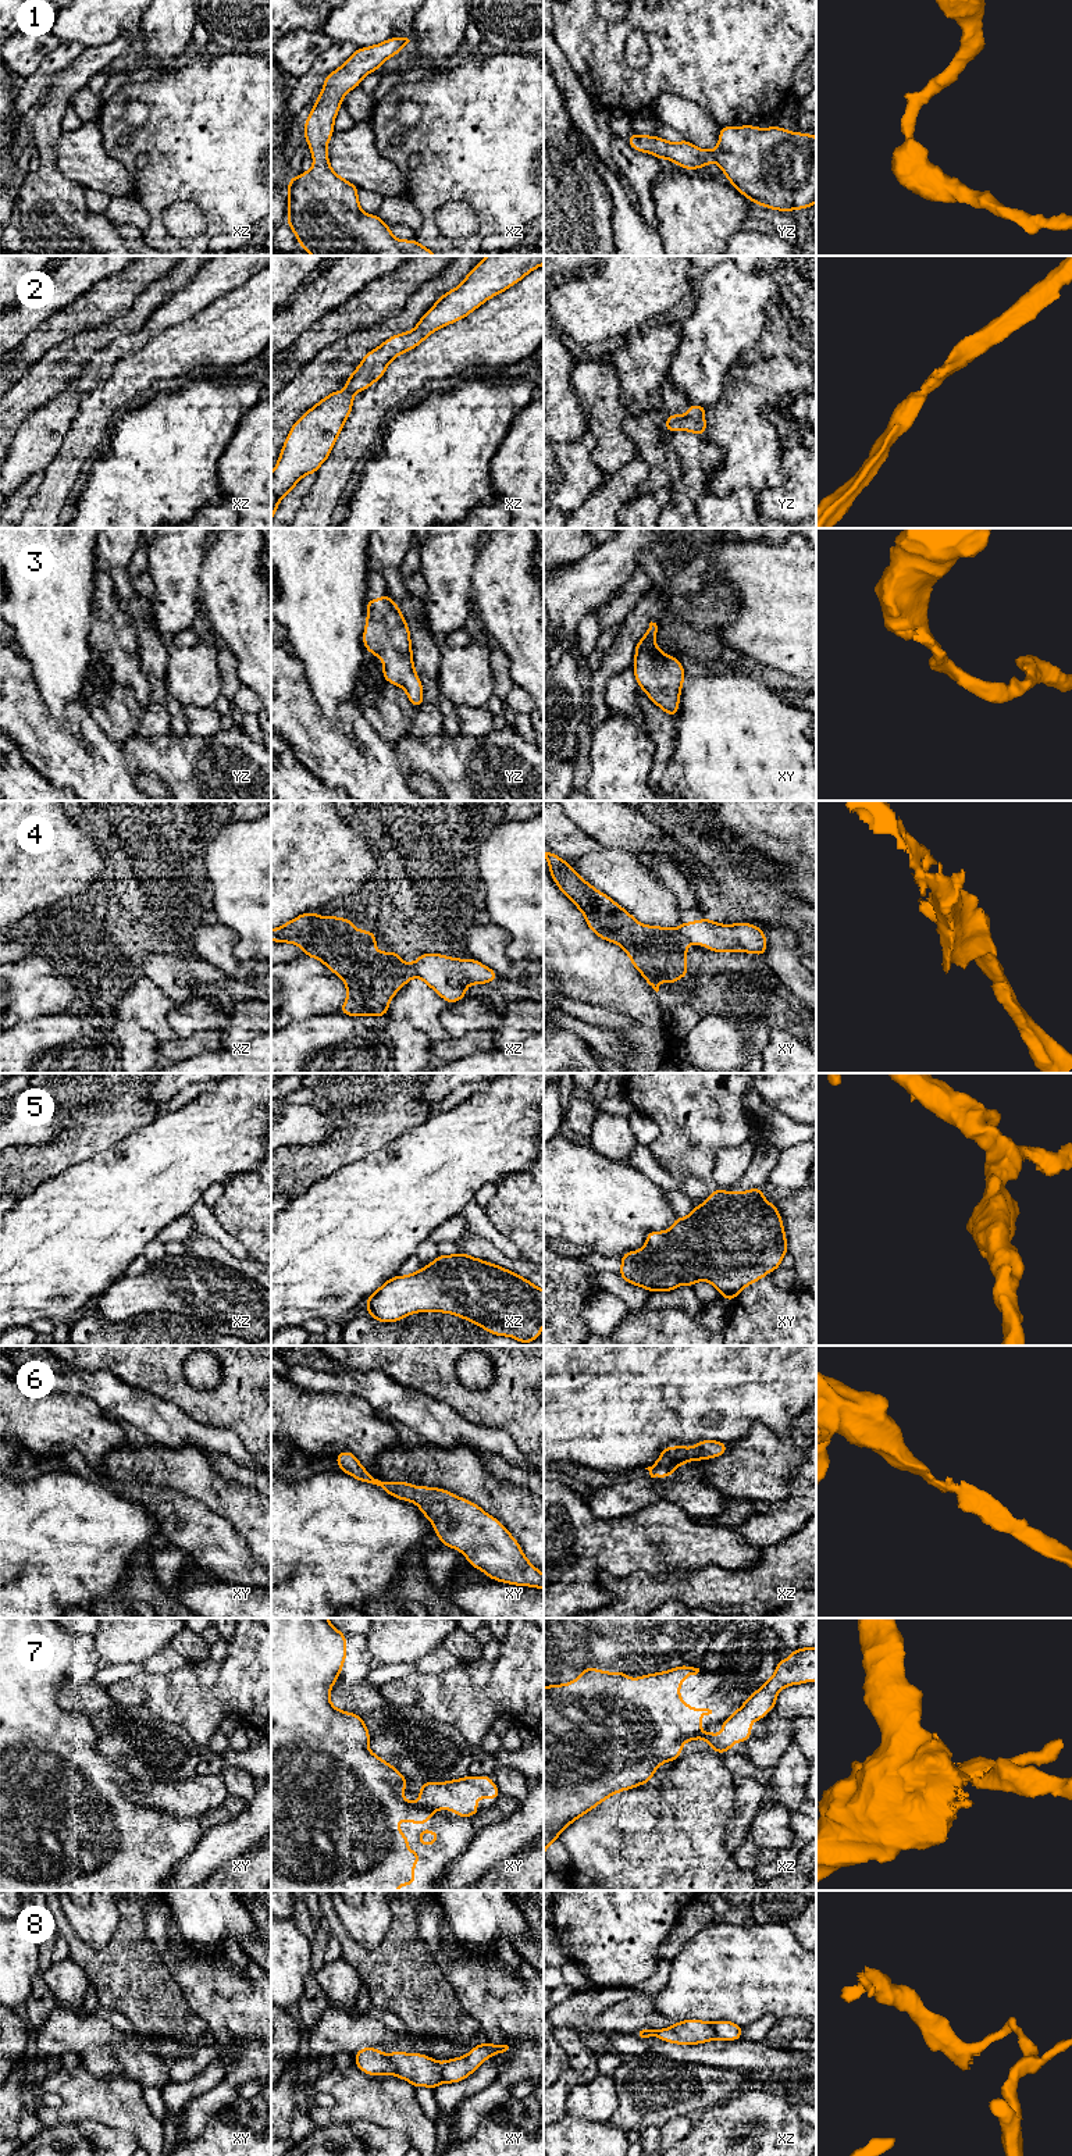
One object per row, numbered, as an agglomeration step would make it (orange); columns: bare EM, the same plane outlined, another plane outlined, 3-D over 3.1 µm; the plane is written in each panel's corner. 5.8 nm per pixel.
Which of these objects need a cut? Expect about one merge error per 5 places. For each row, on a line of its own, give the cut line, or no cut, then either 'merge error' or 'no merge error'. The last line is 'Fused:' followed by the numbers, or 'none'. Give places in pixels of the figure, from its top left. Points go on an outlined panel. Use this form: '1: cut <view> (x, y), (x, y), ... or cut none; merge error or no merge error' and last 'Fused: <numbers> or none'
1: cut none; no merge error
2: cut none; no merge error
3: cut none; no merge error
4: cut none; no merge error
5: cut none; no merge error
6: cut none; no merge error
7: cut xy (420, 1803), (434, 1810); merge error
8: cut xy (440, 2064), (444, 2080); merge error
Fused: 7, 8

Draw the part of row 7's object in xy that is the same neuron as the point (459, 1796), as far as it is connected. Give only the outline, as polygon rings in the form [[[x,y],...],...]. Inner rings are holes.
[[[473,1777],[448,1782],[423,1782],[419,1802],[434,1810],[448,1808],[457,1817],[478,1815],[476,1802],[480,1796],[492,1800],[501,1796],[498,1786],[492,1785],[492,1777]]]

